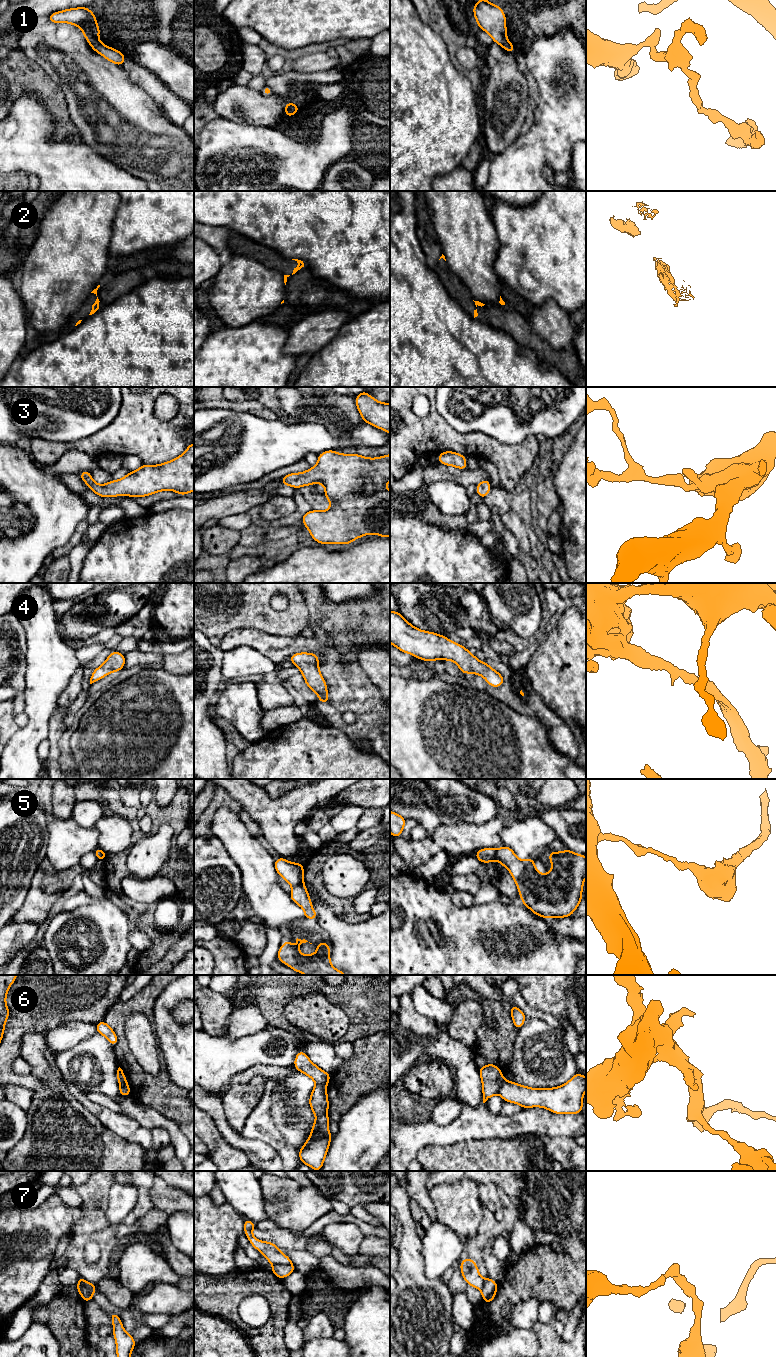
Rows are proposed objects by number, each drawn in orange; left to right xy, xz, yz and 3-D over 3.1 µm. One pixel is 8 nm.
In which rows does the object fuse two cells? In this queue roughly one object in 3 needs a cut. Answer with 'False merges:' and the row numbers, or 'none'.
False merges: 1, 2, 5, 6, 7

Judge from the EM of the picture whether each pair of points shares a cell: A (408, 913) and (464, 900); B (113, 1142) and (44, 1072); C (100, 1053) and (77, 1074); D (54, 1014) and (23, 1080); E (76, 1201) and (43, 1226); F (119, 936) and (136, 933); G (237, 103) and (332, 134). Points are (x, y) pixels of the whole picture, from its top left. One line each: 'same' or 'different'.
A: different
B: same
C: same
D: same
E: different
F: different
G: different

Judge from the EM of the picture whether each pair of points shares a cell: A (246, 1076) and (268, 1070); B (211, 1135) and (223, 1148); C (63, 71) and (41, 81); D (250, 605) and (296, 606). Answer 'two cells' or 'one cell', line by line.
A: one cell
B: one cell
C: two cells
D: one cell

